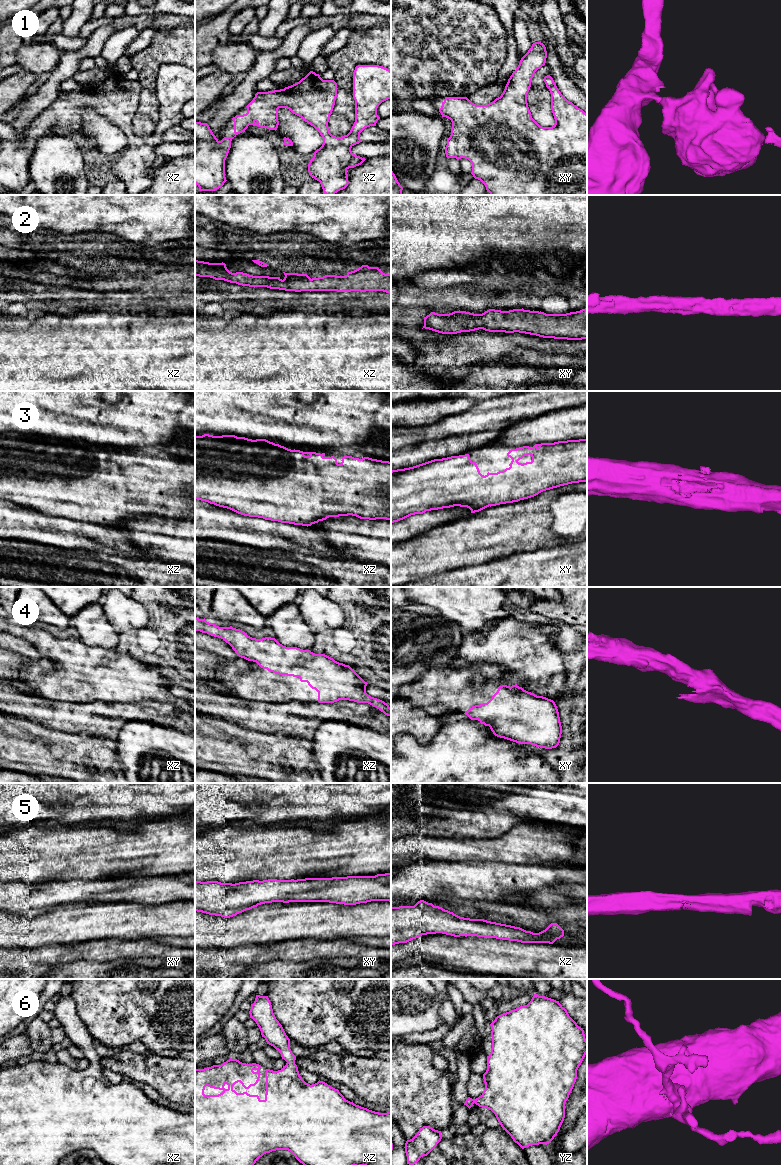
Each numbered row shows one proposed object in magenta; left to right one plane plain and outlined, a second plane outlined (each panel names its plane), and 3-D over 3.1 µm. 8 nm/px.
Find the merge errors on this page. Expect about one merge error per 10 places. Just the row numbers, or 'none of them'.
none of them

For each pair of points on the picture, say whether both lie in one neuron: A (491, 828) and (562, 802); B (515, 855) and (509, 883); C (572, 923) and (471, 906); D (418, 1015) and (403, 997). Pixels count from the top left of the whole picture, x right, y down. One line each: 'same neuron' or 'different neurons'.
A: same neuron
B: different neurons
C: same neuron
D: same neuron

